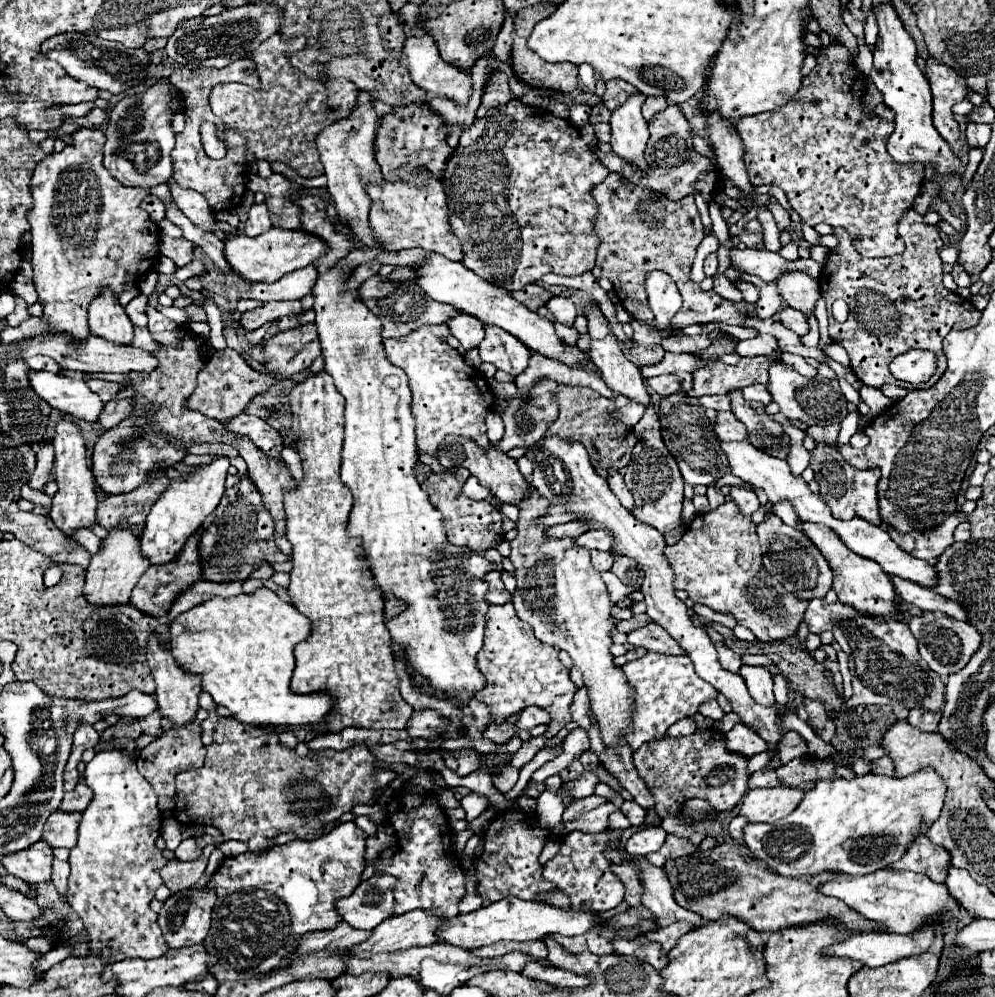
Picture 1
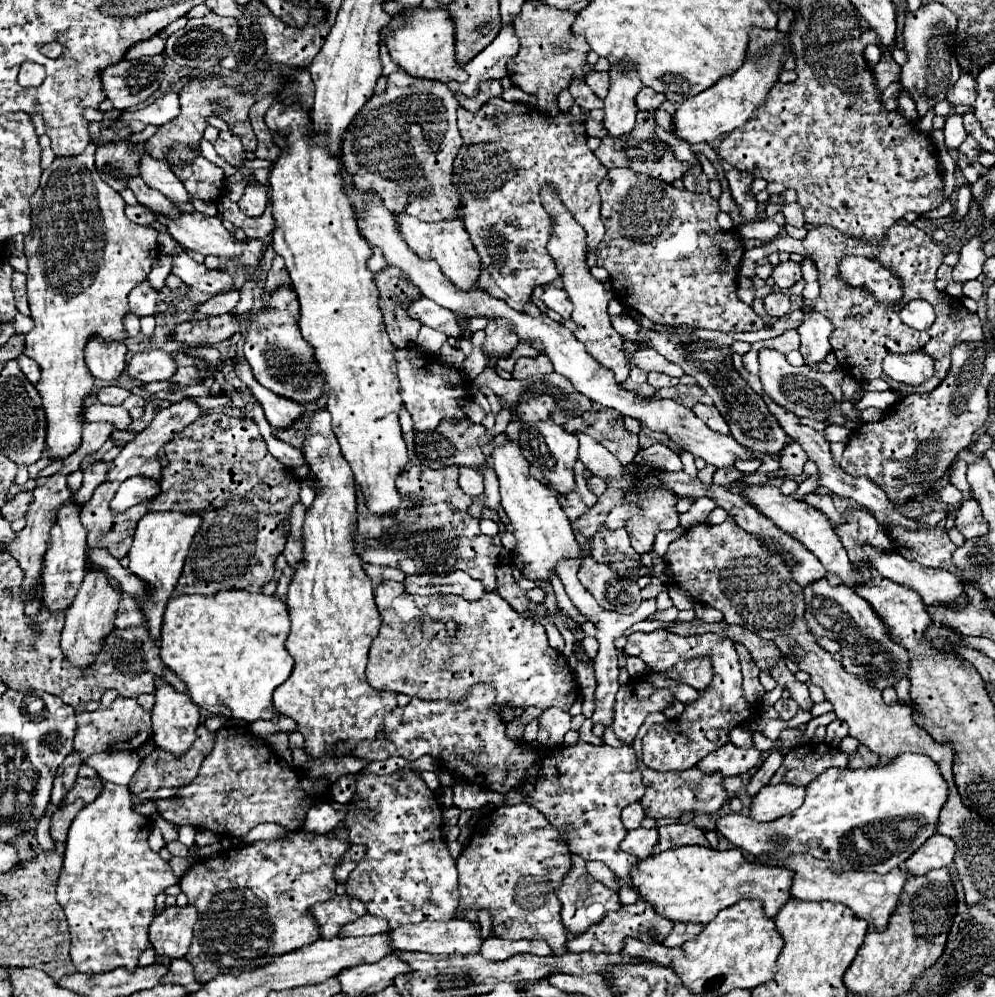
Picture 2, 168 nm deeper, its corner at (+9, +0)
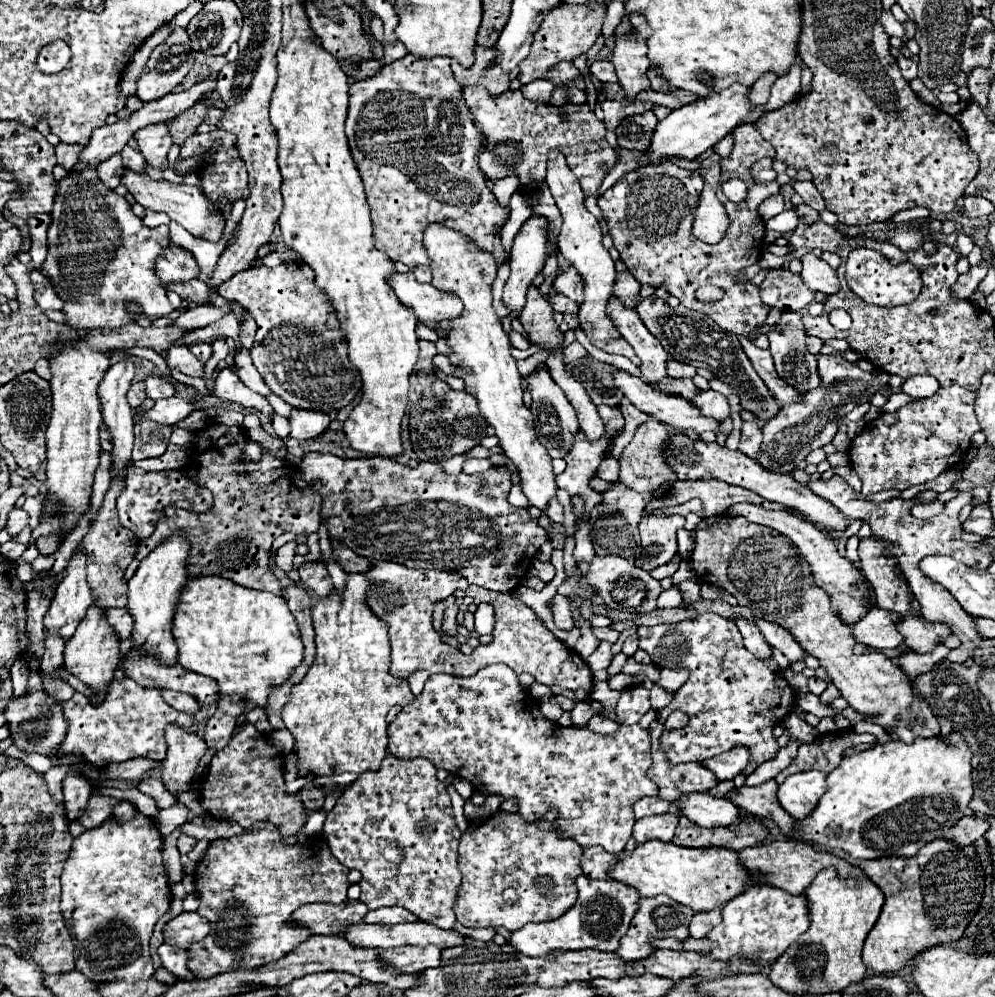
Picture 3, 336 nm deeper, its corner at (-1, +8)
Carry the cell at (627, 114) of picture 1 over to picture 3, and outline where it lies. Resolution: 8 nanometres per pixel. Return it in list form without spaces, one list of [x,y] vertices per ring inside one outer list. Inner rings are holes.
[[[631,13],[631,29],[635,29],[635,33],[617,37],[611,59],[619,83],[627,93],[627,101],[633,101],[639,91],[649,87],[647,69],[651,65],[651,61],[647,59],[647,37],[651,35],[651,29],[647,29],[647,21],[643,21],[639,13]]]

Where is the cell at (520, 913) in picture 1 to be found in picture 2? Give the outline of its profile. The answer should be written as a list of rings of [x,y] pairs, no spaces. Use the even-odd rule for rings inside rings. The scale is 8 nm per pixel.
[[[449,919],[449,921],[433,921],[433,923],[417,923],[403,925],[391,931],[393,949],[395,951],[423,951],[431,955],[471,955],[479,953],[483,945],[483,935],[479,923],[471,923],[467,919]]]

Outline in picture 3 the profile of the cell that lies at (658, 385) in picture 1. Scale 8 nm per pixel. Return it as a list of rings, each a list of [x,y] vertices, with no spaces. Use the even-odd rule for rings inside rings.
[[[669,359],[667,361],[667,375],[669,377],[695,377],[697,375],[697,369],[693,365],[687,365],[687,363],[679,363],[675,359]]]

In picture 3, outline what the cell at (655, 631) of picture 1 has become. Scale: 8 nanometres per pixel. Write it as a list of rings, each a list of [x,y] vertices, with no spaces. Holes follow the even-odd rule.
[[[703,613],[695,619],[679,623],[663,623],[653,627],[639,627],[639,649],[643,649],[655,667],[689,669],[689,681],[673,695],[671,703],[659,711],[657,721],[665,723],[673,711],[683,711],[689,723],[683,729],[663,731],[661,747],[669,757],[669,763],[689,763],[709,759],[733,747],[747,747],[751,761],[743,775],[751,775],[761,763],[773,759],[779,753],[773,729],[795,707],[797,693],[789,687],[781,675],[779,665],[769,659],[761,661],[750,654],[737,625],[731,619],[723,619],[715,613]]]

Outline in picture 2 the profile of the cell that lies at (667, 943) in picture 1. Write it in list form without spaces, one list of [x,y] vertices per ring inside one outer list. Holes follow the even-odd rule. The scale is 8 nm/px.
[[[677,921],[673,931],[669,933],[669,937],[665,937],[663,945],[667,945],[667,947],[681,947],[687,939],[695,937],[701,929],[703,929],[701,923],[679,923]]]

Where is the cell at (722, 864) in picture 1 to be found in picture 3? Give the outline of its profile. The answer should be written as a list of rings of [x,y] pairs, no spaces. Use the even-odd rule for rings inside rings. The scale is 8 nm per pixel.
[[[659,839],[637,845],[633,853],[621,853],[615,861],[615,869],[611,869],[611,877],[637,889],[641,897],[657,897],[663,893],[677,903],[689,905],[695,913],[723,907],[747,887],[755,885],[731,849],[689,849]]]

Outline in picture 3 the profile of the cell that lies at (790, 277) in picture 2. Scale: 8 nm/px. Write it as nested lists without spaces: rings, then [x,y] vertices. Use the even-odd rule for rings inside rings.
[[[807,253],[801,257],[801,263],[803,263],[801,279],[805,281],[805,285],[809,289],[815,289],[825,295],[839,293],[839,289],[841,289],[839,277],[821,257],[817,257],[815,253]]]

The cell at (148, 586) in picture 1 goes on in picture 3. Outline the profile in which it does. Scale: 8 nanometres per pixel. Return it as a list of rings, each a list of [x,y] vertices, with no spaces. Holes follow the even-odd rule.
[[[107,609],[107,623],[115,629],[115,635],[125,641],[131,637],[131,629],[133,629],[133,619],[129,615],[127,609]]]

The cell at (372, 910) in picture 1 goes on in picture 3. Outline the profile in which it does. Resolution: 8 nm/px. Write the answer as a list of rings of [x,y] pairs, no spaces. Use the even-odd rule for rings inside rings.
[[[345,901],[339,905],[313,903],[299,907],[291,915],[291,923],[307,927],[311,935],[341,935],[349,925],[363,921],[367,911],[367,905],[361,901]]]

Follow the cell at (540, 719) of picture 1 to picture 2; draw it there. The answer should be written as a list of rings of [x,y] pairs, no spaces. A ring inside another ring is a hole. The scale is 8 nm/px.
[[[545,709],[537,721],[539,721],[539,743],[545,747],[561,745],[563,735],[571,729],[569,727],[571,715],[561,709]]]

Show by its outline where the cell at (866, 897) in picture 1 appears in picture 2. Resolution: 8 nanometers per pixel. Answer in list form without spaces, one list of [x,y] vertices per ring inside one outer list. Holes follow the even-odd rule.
[[[795,855],[787,857],[781,861],[781,867],[791,869],[793,875],[793,887],[791,895],[795,899],[807,899],[807,901],[833,901],[833,903],[843,903],[849,907],[855,917],[867,921],[869,925],[877,927],[879,931],[885,929],[889,923],[889,917],[893,909],[897,907],[897,901],[903,893],[903,885],[907,881],[907,873],[901,869],[893,869],[885,875],[877,873],[863,873],[863,871],[849,871],[849,873],[837,873],[825,865],[821,859],[813,859],[809,855]]]

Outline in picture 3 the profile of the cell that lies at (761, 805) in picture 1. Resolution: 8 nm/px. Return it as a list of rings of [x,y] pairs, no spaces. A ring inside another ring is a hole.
[[[803,771],[787,777],[779,785],[779,803],[795,819],[811,815],[811,809],[819,803],[819,797],[827,791],[827,773]]]

